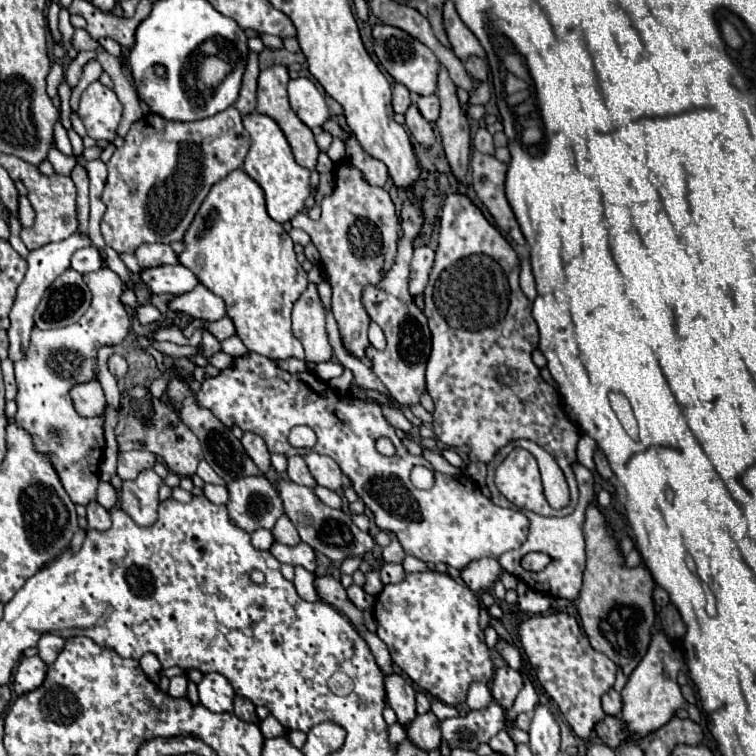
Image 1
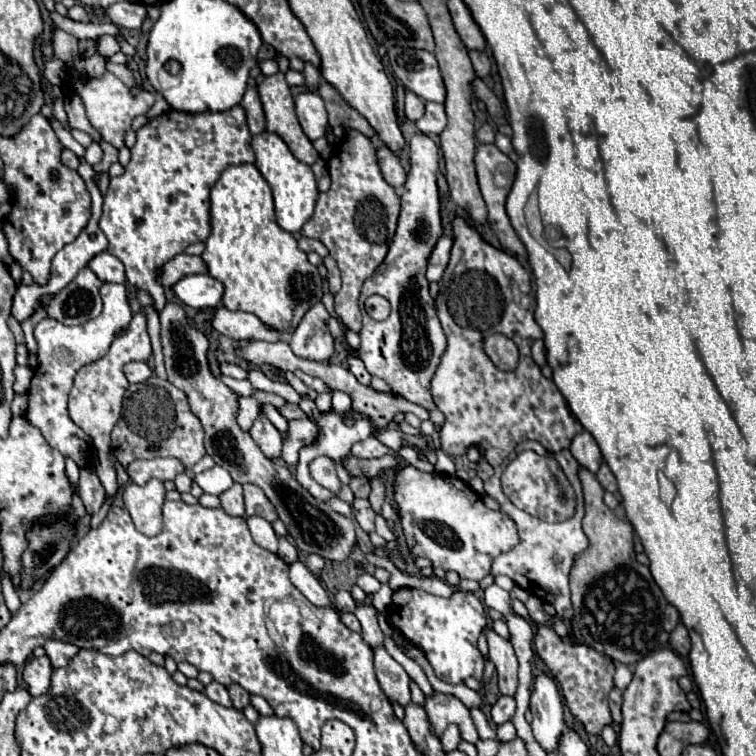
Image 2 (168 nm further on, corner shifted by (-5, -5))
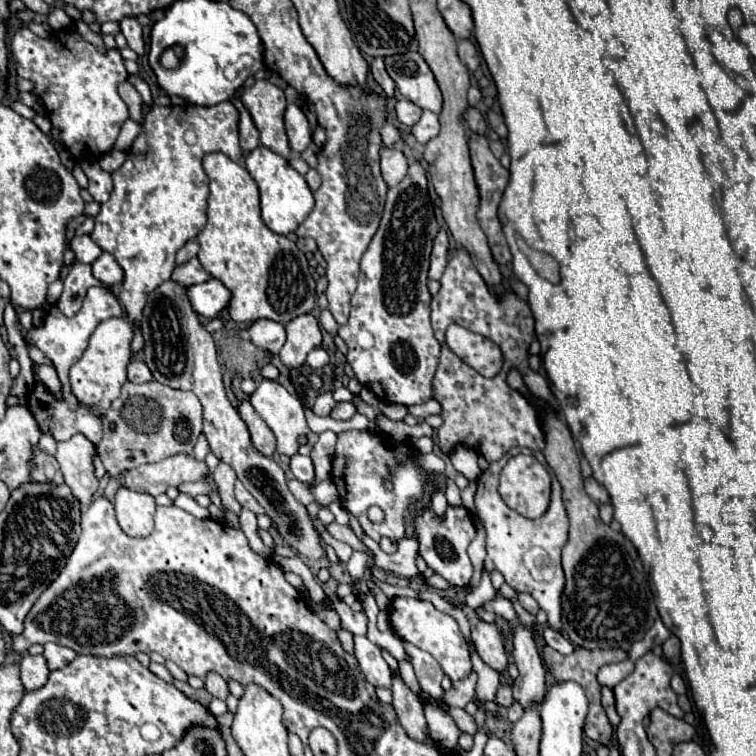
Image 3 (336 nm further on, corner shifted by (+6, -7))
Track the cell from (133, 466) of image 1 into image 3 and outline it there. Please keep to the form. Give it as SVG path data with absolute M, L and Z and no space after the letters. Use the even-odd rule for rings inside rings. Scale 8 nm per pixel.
M180 452L156 464L142 464L140 468L124 474L124 486L136 492L158 496L170 486L178 488L182 482L198 482L206 478L208 466L204 460L196 460L192 454Z

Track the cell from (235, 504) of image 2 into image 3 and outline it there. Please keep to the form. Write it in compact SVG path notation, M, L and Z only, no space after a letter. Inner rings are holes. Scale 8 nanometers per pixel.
M220 460L218 468L212 472L212 478L214 478L216 486L218 486L218 494L220 494L222 504L224 504L226 508L234 510L234 512L240 512L242 506L240 506L238 500L234 498L234 482L236 482L236 474L234 474L232 466Z

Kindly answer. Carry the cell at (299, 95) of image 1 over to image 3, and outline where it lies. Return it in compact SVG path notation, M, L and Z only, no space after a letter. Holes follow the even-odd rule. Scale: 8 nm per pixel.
M288 104L284 122L286 122L286 134L288 134L292 152L302 154L308 148L308 144L312 142L312 132L310 132L310 124L308 124L304 112L300 110L300 106Z

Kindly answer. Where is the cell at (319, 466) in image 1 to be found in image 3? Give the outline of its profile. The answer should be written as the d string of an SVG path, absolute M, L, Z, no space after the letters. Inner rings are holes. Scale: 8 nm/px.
M294 454L294 456L290 458L290 470L292 470L292 474L294 474L300 482L310 482L310 480L314 478L314 466L312 466L310 456Z

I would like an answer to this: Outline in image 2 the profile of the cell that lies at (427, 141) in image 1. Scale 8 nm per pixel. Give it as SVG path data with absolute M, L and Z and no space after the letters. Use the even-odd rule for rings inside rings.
M417 132L411 138L409 148L411 148L411 170L401 194L401 216L395 238L389 246L385 262L363 284L359 296L361 306L365 298L371 294L387 298L391 302L391 314L387 320L377 322L367 312L363 312L363 328L359 332L361 336L359 358L365 362L365 368L371 376L379 376L391 386L393 394L403 396L405 400L431 410L435 408L435 404L429 392L429 382L447 346L445 334L435 314L433 298L429 296L429 282L425 280L427 258L435 248L435 242L443 230L439 216L439 192L435 182L439 150L435 142L423 132Z

